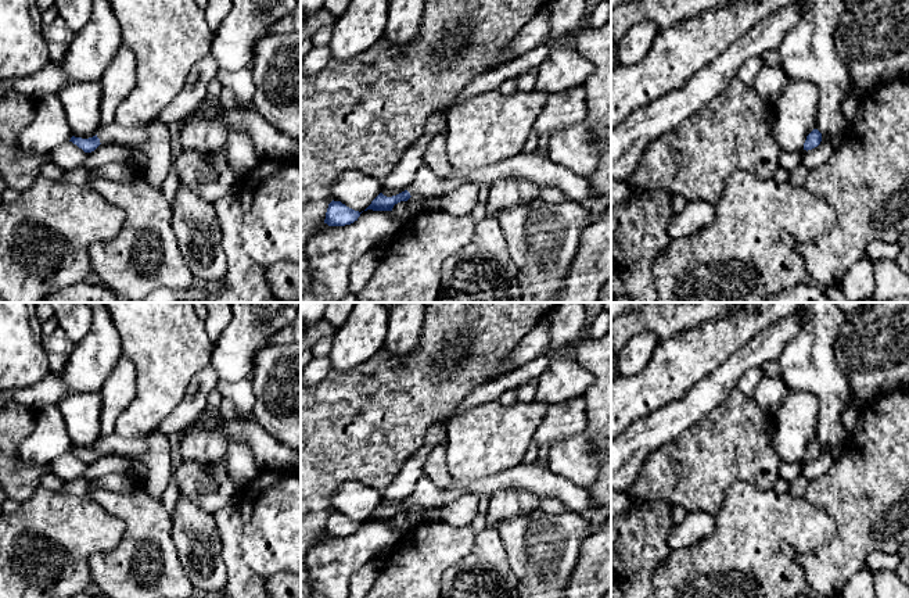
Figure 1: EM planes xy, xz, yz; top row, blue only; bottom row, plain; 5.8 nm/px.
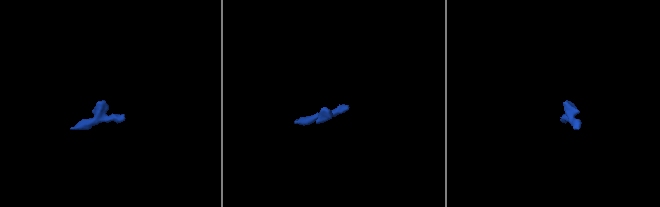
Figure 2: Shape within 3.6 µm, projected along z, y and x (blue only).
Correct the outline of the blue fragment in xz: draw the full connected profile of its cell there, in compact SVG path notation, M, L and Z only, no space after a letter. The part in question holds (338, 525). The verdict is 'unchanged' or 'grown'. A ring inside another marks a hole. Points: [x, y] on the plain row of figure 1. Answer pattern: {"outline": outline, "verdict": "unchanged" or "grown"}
{"outline": "M333 511L328 515L324 534L327 534L328 537L345 537L345 536L351 536L355 531L358 531L360 524L362 523L355 522L355 520L346 518L341 512L334 512Z", "verdict": "unchanged"}

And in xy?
{"outline": "M116 432L109 436L100 438L96 447L89 450L72 447L69 452L76 455L85 463L94 462L100 455L125 455L129 459L137 459L147 450L147 443L144 437L121 437Z", "verdict": "grown"}

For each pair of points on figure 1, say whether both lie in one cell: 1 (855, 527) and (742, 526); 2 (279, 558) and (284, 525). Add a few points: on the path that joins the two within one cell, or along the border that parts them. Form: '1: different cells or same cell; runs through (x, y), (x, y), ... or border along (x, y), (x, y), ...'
1: different cells; border along (814, 504), (833, 519), (836, 533), (812, 550)
2: same cell; runs through (279, 550), (280, 533)

